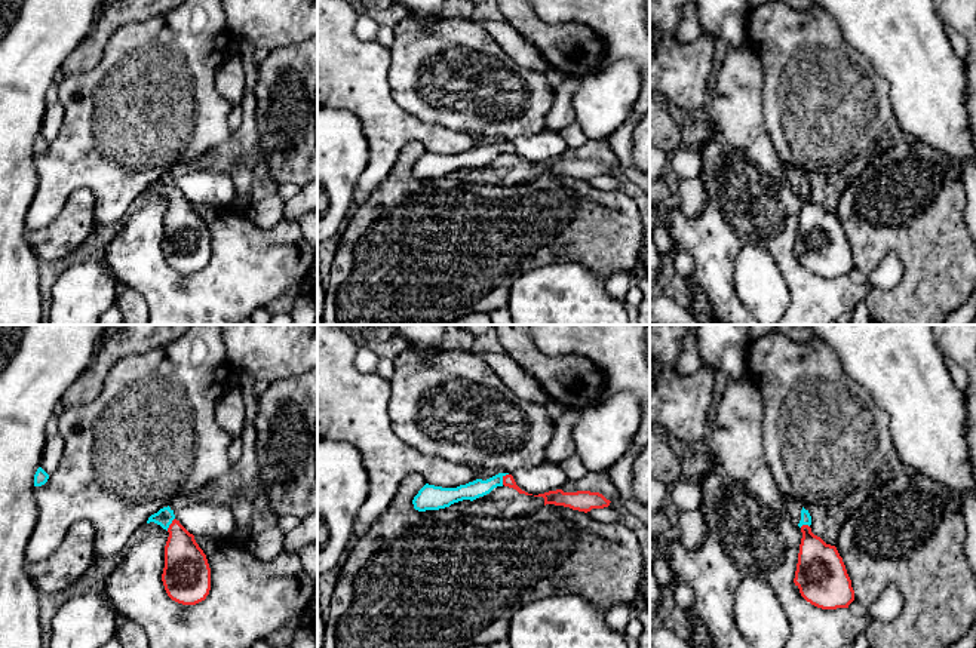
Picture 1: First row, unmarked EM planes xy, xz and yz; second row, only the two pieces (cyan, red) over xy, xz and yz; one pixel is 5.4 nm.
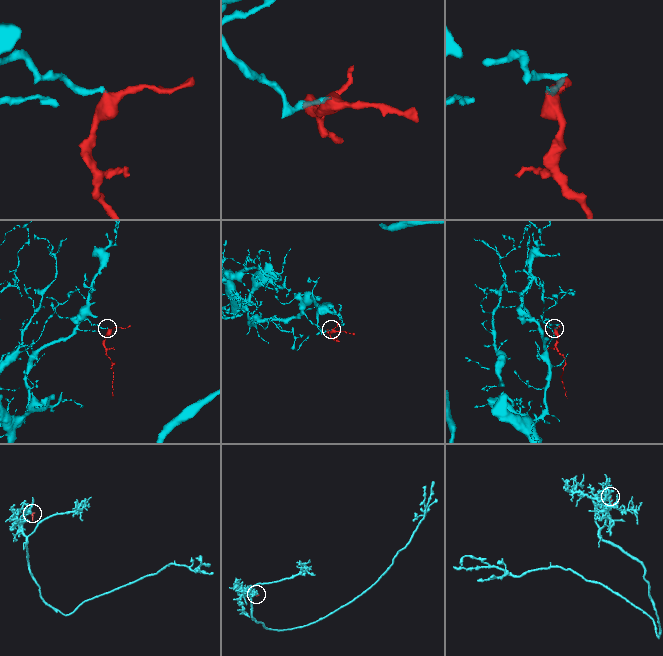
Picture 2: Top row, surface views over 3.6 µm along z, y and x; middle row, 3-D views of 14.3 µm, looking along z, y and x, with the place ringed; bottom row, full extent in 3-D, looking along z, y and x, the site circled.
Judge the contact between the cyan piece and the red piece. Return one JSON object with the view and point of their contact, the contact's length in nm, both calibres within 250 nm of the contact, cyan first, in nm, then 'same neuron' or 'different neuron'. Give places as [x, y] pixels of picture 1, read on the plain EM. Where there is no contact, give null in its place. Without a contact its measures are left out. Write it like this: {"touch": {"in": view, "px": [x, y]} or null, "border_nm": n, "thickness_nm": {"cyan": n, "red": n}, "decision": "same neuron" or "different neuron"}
{"touch": {"in": "xz", "px": [502, 147]}, "border_nm": 70, "thickness_nm": {"cyan": 100, "red": 60}, "decision": "same neuron"}

